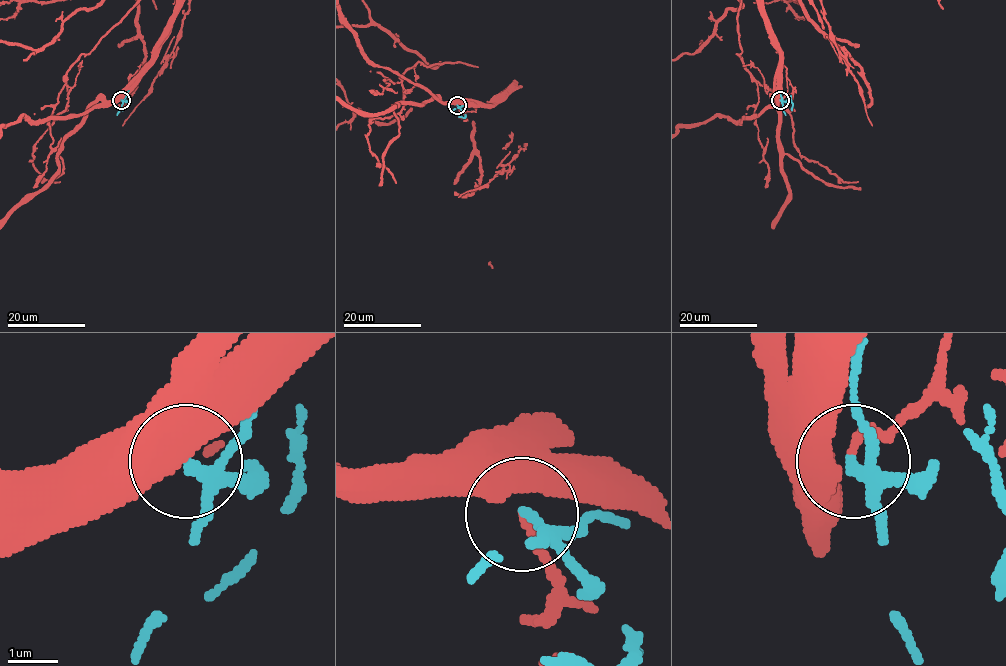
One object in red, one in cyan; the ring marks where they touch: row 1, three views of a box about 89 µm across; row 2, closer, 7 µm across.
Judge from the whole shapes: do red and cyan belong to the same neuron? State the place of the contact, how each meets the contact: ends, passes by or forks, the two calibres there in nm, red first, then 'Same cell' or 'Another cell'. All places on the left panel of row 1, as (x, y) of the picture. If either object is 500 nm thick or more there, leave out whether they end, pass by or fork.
Place: (121, 100). At the ring red passes by. At the ring cyan forks. Thickness 280 nm (red) against 160 nm. Same cell

